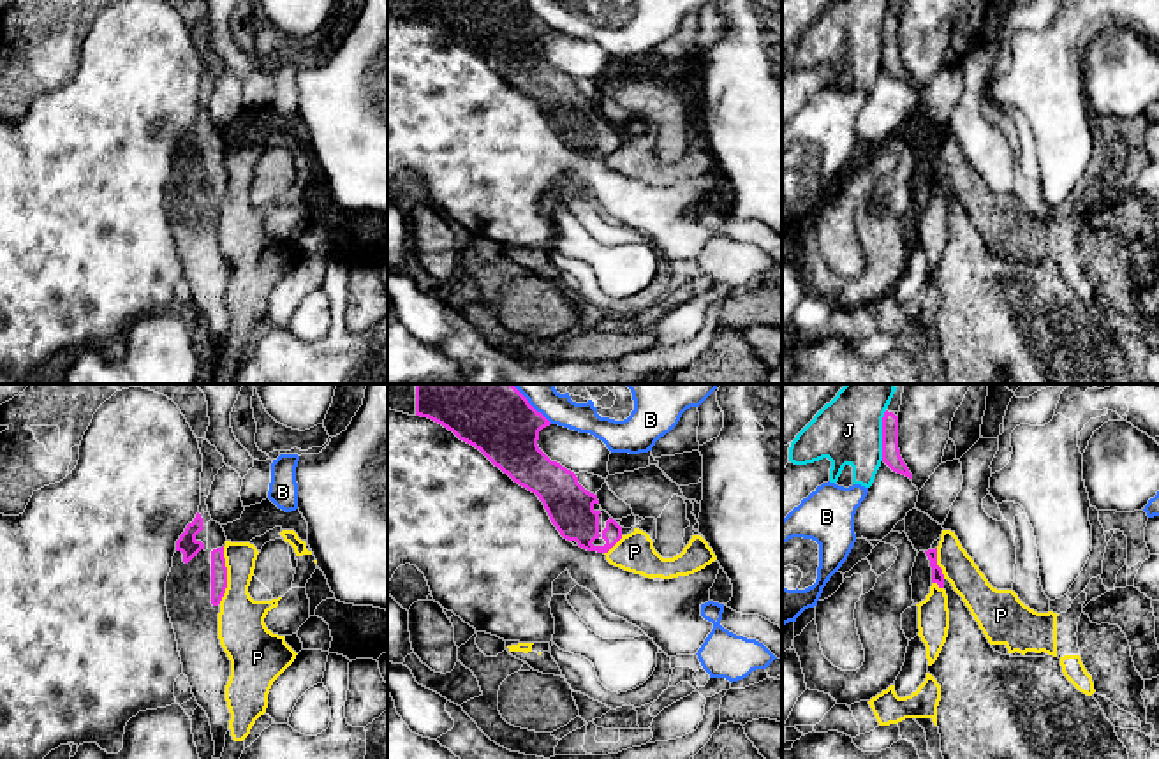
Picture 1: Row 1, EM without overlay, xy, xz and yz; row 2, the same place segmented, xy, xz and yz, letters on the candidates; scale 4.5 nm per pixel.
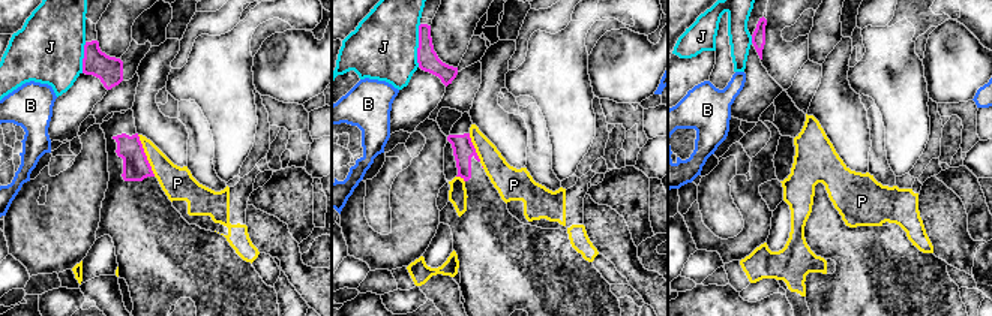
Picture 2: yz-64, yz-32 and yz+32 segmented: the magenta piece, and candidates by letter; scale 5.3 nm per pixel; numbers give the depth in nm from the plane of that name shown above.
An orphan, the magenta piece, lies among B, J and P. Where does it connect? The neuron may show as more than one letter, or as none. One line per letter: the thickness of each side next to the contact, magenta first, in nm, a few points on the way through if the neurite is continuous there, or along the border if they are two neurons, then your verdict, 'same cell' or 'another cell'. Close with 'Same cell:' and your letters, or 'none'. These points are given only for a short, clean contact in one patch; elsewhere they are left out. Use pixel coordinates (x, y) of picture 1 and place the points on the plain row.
B: 300/140 nm | another cell
J: 80/320 nm | another cell
P: 80/220 nm | along xy (224, 152), (226, 198), (219, 208) | another cell
Same cell: none

